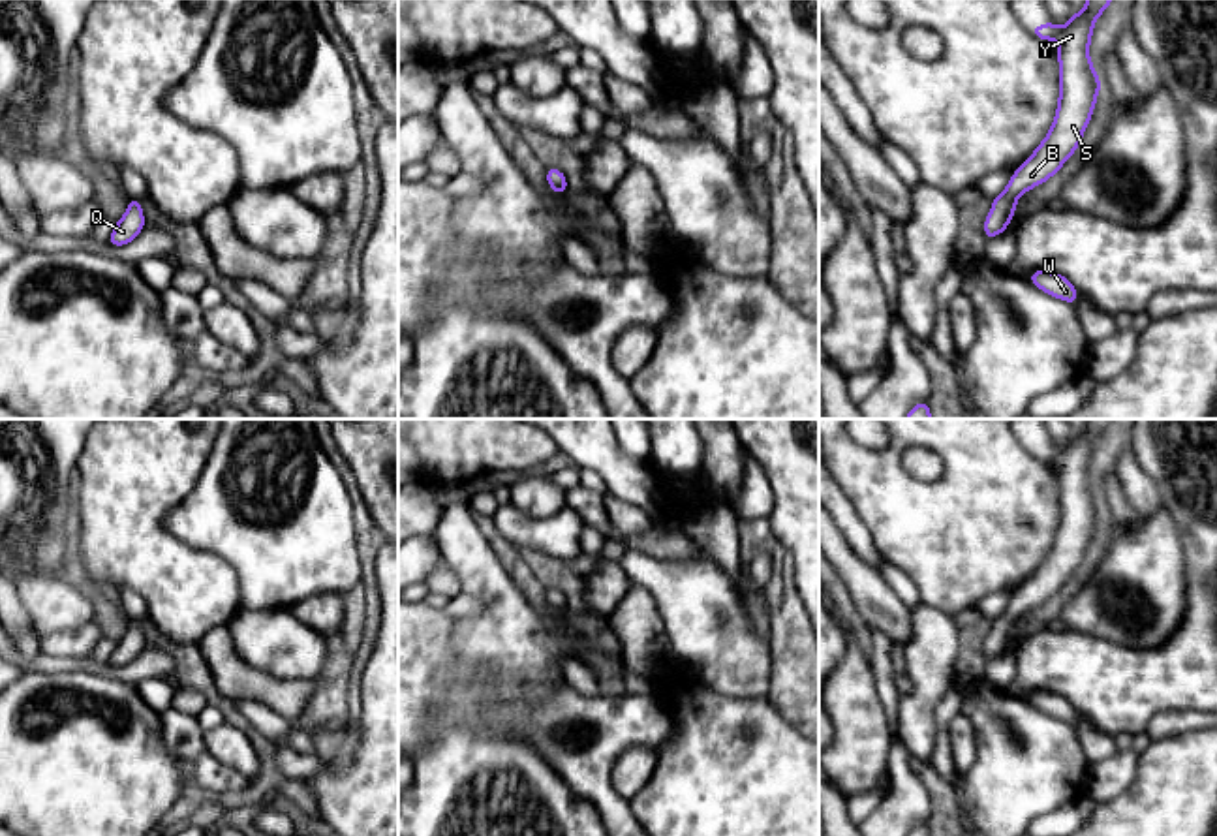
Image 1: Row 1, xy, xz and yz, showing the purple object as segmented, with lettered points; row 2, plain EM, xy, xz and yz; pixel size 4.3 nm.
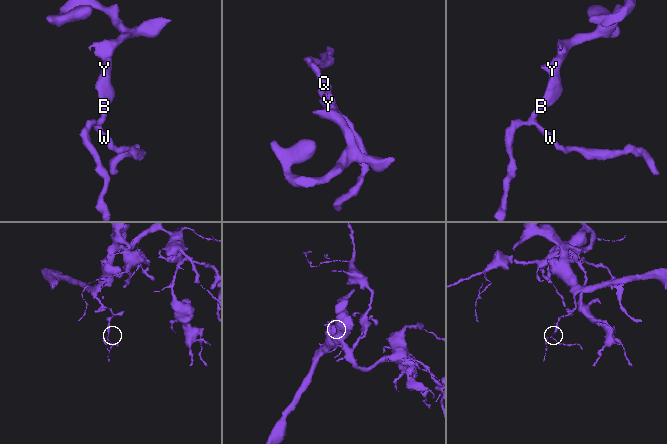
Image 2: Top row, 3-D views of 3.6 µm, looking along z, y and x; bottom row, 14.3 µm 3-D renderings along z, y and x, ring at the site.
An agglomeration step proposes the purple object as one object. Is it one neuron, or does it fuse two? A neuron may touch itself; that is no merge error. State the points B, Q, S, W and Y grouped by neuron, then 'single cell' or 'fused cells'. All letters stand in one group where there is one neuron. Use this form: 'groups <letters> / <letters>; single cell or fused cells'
groups B Q S W Y; single cell

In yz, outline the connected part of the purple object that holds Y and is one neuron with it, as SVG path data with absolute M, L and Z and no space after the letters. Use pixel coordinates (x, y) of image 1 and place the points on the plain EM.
M1087 419L1086 428L1072 434L1063 449L1057 449L1054 441L1029 449L1042 462L1055 460L1059 466L1057 532L1048 556L1016 588L1009 607L992 620L992 633L984 639L986 661L1005 654L1009 642L1014 641L1018 618L1055 596L1080 565L1102 505L1089 481L1089 462L1095 441L1112 421Z

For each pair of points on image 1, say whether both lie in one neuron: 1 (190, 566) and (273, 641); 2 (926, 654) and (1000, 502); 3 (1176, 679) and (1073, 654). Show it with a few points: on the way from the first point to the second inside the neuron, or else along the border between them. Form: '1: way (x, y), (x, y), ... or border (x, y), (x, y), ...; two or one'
1: border (241, 609), (224, 624); two
2: border (921, 600), (953, 617); two
3: way (1150, 681), (1099, 679); one

